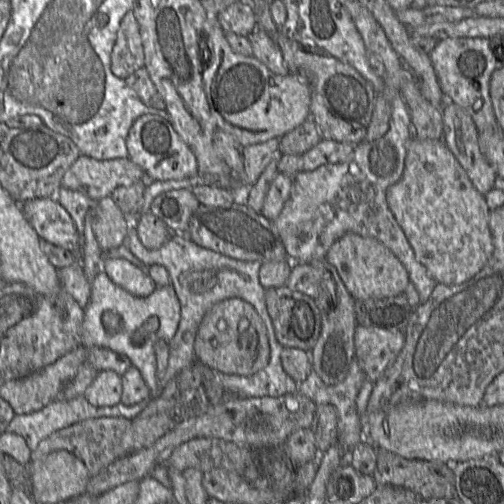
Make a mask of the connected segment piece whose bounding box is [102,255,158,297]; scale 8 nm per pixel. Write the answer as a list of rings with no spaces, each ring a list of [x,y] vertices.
[[[104,255],[102,271],[118,286],[136,297],[148,297],[157,285],[145,269],[135,266],[122,258],[109,258]]]

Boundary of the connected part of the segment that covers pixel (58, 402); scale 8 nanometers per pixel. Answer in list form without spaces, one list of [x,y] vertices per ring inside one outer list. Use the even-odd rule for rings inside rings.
[[[79,396],[73,400],[57,398],[39,411],[30,414],[15,415],[7,426],[6,431],[22,436],[29,449],[34,451],[42,440],[57,430],[84,420],[101,417],[123,417],[132,420],[146,408],[148,403],[149,401],[142,401],[132,406],[126,406],[120,402],[114,406],[95,407],[84,396]]]

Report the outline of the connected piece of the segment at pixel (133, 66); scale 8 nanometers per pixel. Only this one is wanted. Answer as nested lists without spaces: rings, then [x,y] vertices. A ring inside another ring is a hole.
[[[132,10],[121,20],[111,52],[112,73],[125,80],[144,67],[144,52],[138,22]]]

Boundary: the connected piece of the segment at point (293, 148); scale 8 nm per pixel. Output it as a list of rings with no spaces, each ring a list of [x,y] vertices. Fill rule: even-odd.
[[[312,119],[279,138],[279,153],[282,155],[303,155],[322,139],[321,133]]]

